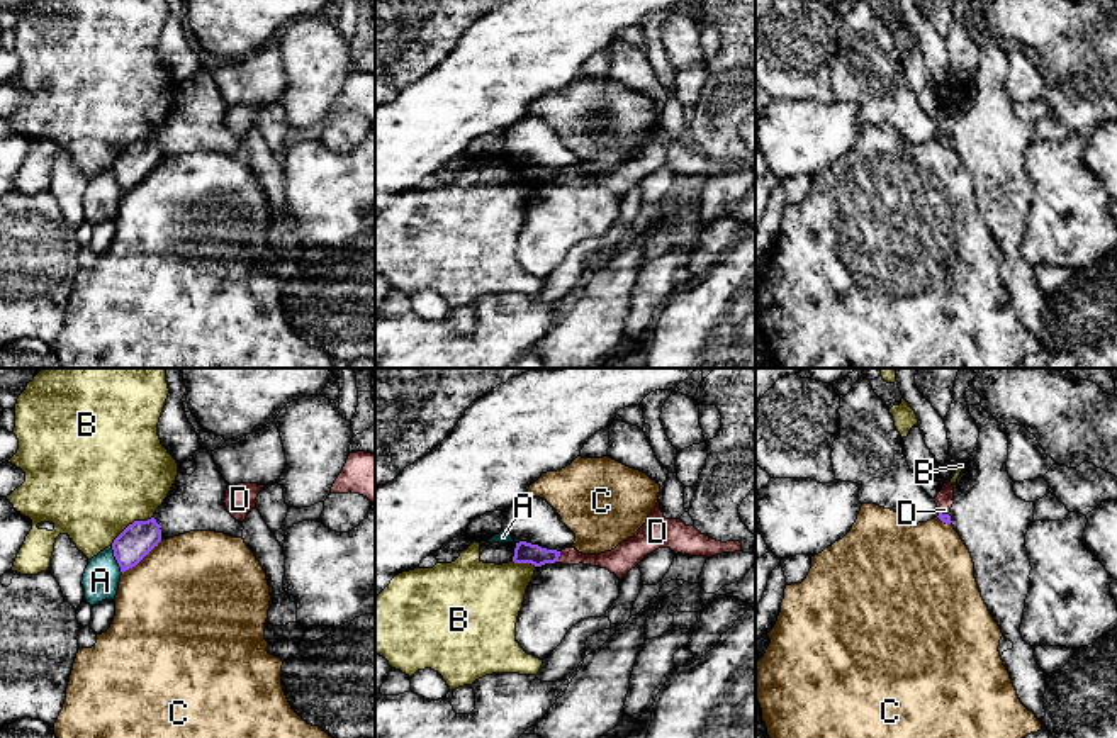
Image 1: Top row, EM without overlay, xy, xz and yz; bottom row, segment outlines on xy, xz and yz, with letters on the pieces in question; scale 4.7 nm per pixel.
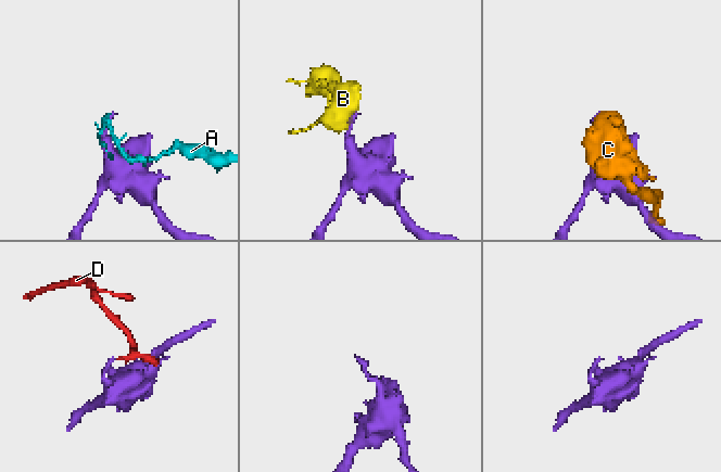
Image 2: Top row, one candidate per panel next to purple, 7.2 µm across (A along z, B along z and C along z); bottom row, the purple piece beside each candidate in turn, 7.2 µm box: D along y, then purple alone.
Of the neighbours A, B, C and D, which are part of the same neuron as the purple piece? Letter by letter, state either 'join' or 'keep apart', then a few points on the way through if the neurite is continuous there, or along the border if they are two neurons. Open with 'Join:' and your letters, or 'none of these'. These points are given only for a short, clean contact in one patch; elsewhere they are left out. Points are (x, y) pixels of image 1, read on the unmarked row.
Join: none of these
A: keep apart
B: keep apart
C: keep apart
D: keep apart | along xz (561, 172), (557, 180)

